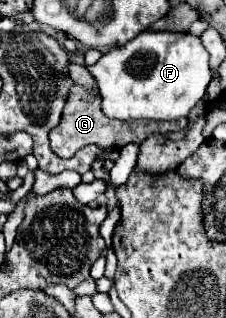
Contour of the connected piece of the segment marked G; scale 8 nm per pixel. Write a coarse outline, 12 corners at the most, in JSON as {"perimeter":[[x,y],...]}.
{"perimeter":[[71,85],[51,149],[73,157],[85,145],[117,151],[181,121],[105,119],[101,97]]}

